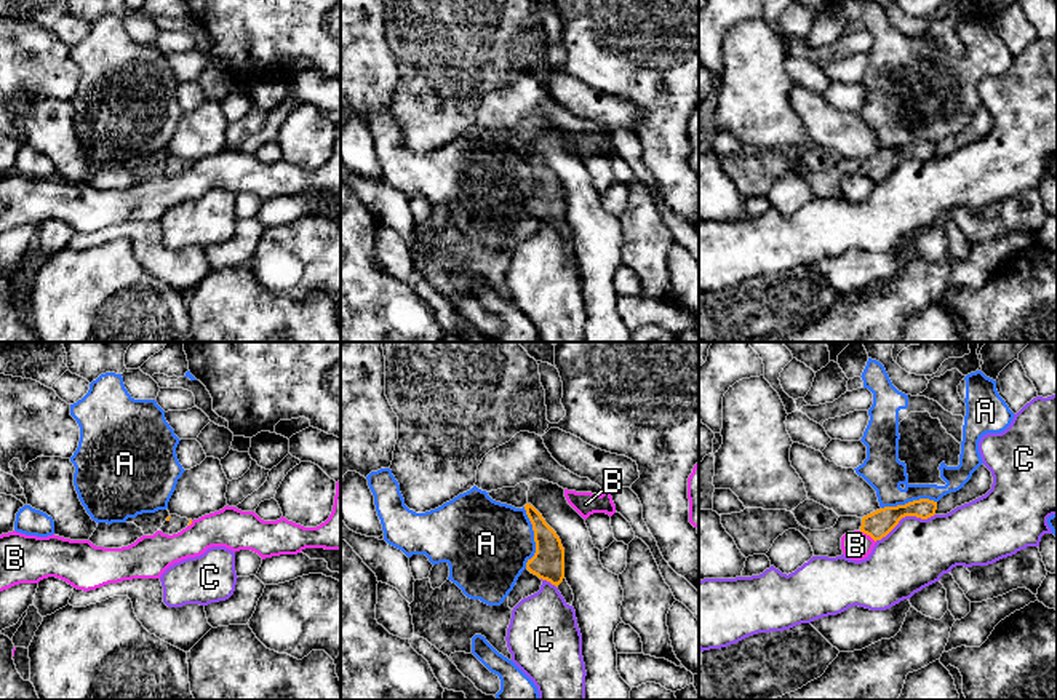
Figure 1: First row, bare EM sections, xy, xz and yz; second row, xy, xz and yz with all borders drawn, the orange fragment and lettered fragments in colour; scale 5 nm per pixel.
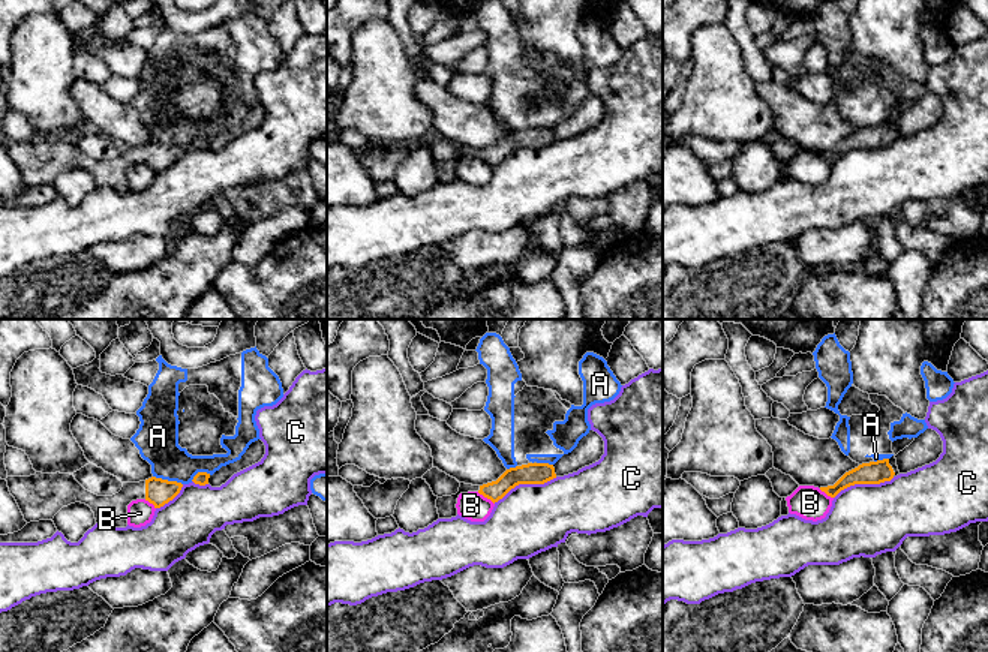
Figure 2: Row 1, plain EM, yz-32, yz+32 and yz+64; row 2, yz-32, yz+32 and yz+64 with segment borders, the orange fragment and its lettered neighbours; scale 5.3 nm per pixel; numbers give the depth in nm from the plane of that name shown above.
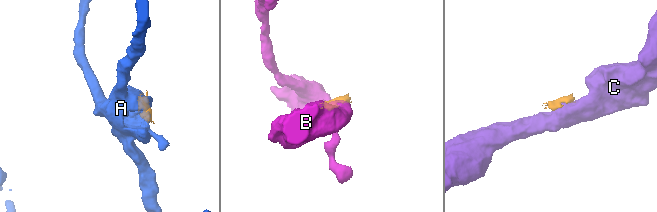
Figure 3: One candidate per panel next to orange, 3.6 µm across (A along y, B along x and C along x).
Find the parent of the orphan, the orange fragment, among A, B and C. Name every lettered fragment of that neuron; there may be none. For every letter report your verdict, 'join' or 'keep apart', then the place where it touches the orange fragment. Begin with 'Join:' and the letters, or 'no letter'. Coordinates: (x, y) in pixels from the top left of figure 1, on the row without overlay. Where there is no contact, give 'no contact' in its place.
Join: no letter
A: keep apart | xz (534, 179)
B: keep apart | yz (867, 176)
C: keep apart | yz (904, 159)

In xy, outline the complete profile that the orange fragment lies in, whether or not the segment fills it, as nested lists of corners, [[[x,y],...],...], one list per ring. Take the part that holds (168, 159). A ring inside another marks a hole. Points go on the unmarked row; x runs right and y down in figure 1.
[[[170,157],[166,163],[163,165],[163,168],[160,169],[160,173],[163,176],[173,177],[173,176],[181,174],[182,171],[185,171],[190,166],[192,166],[192,161],[181,160],[177,157]]]

